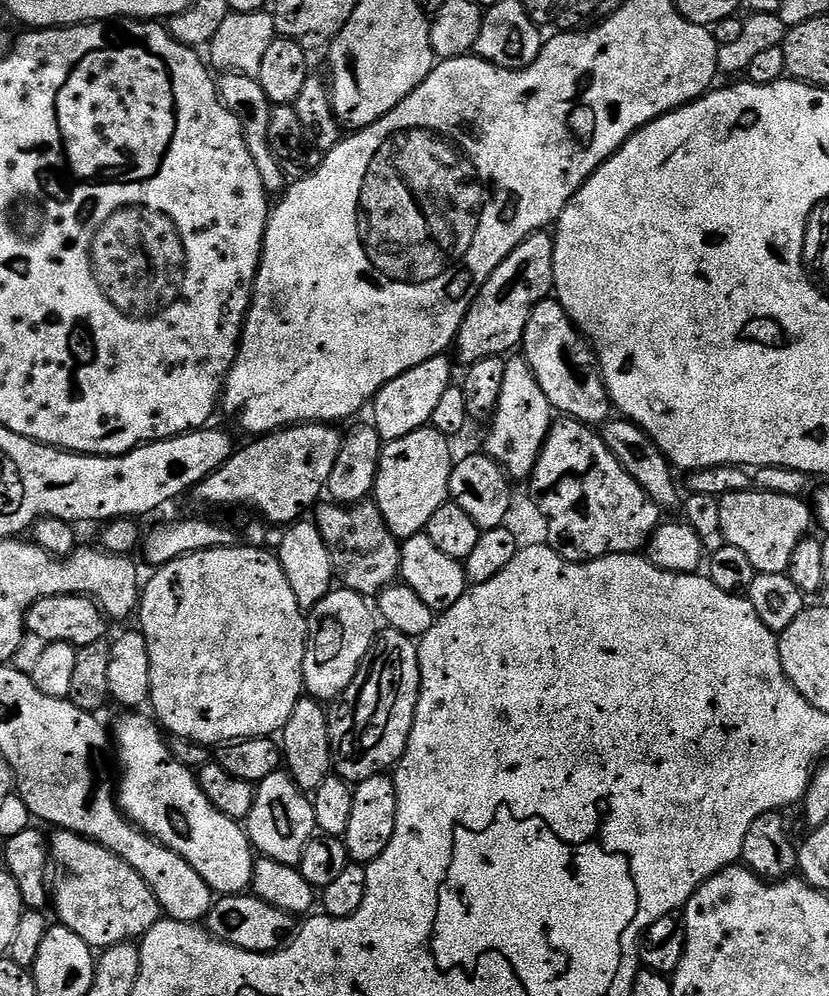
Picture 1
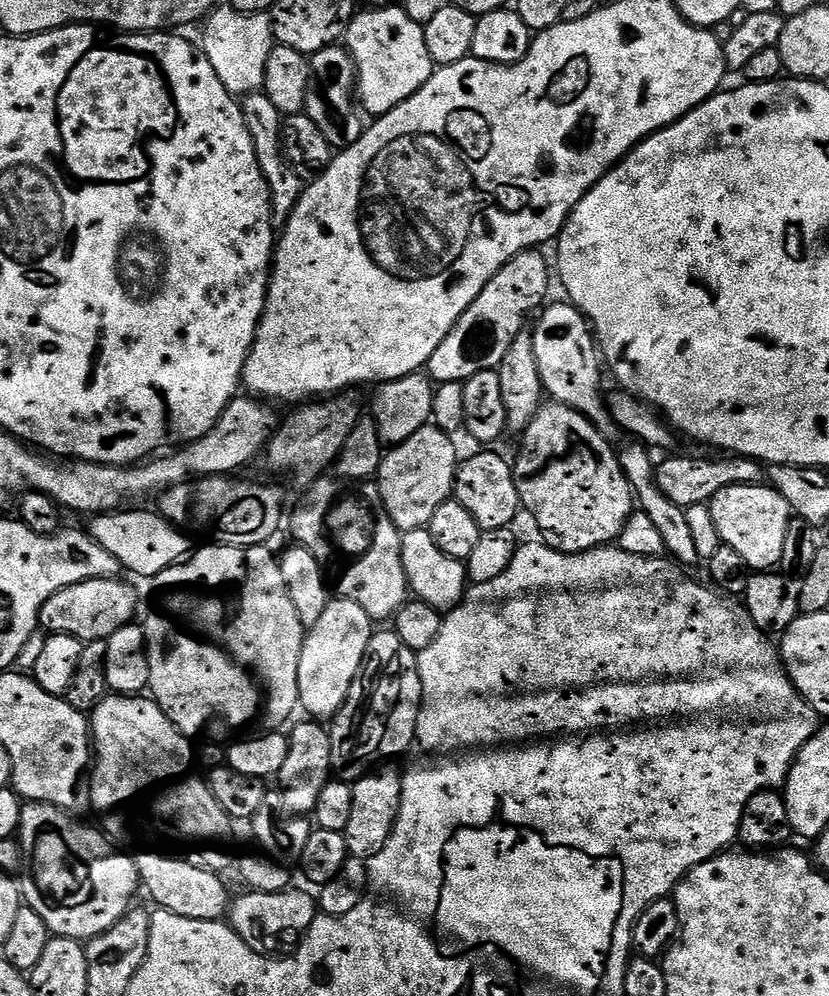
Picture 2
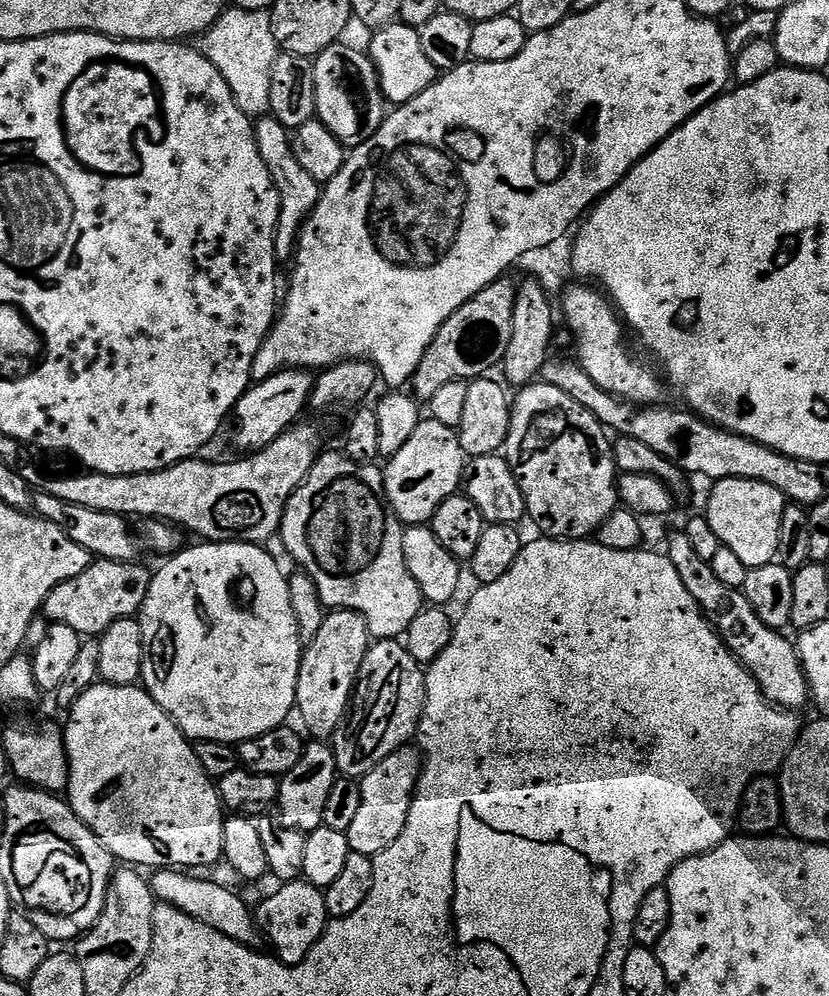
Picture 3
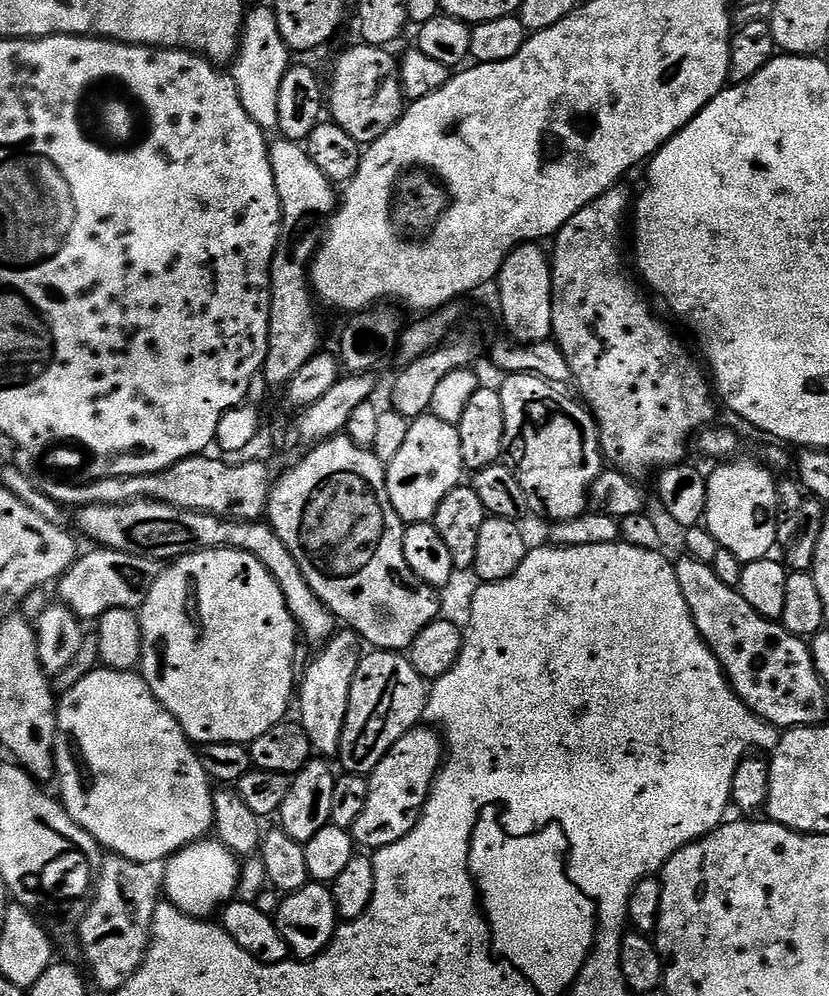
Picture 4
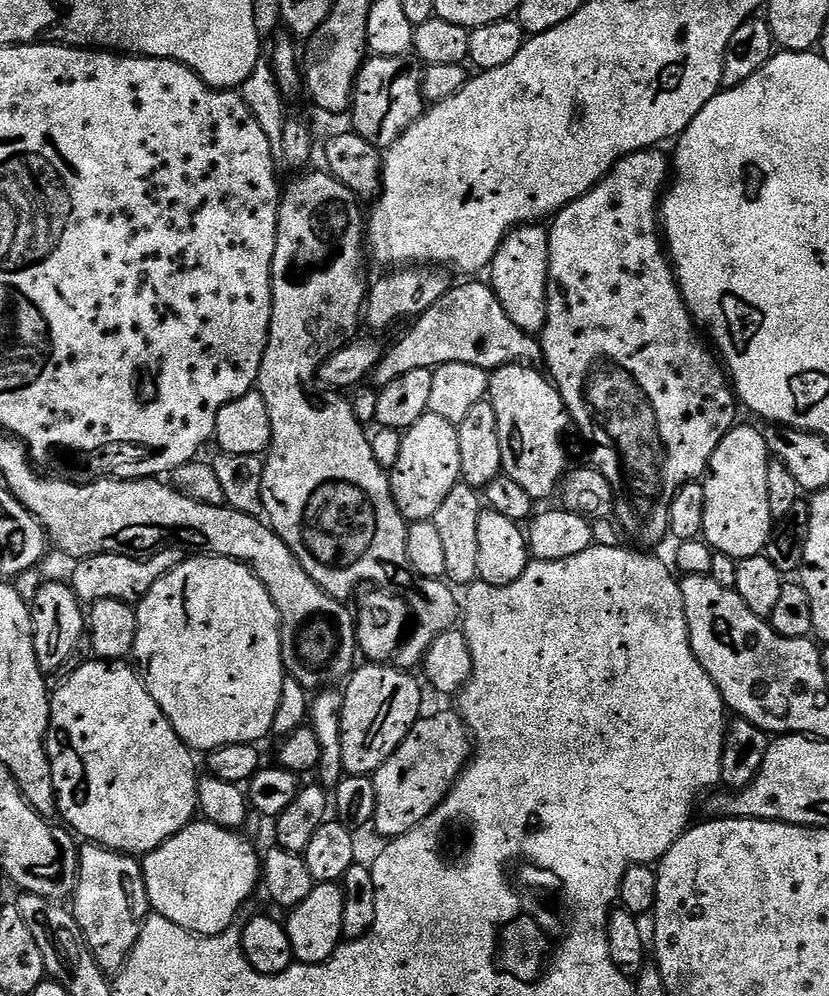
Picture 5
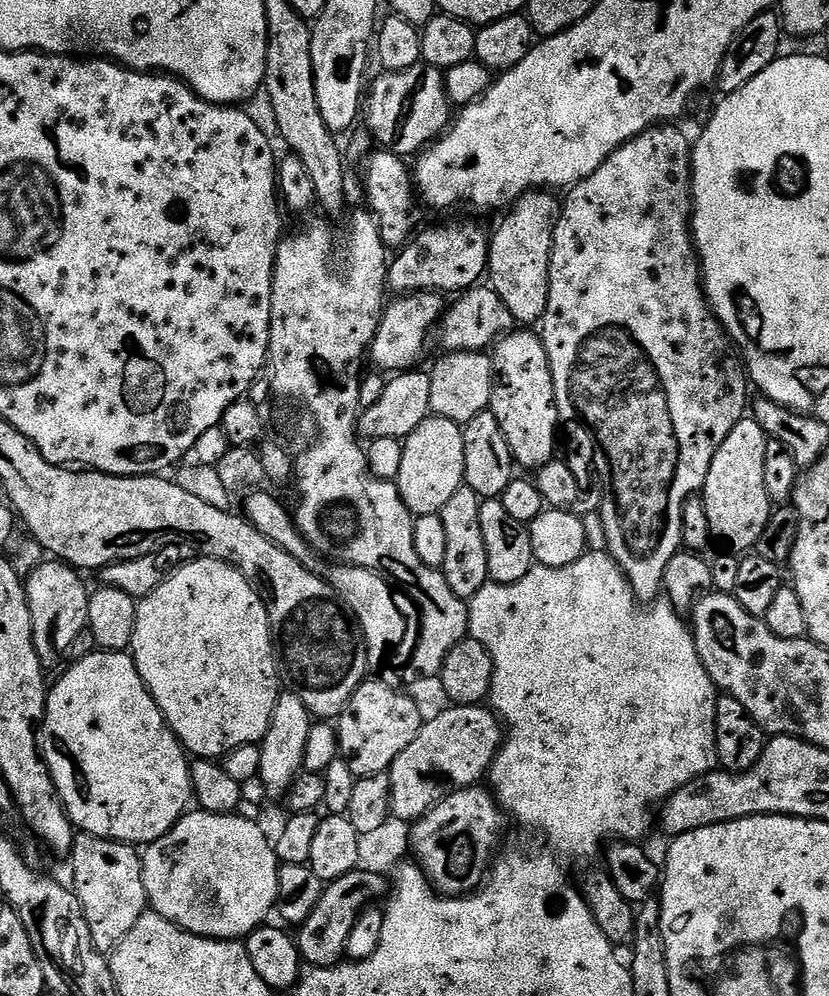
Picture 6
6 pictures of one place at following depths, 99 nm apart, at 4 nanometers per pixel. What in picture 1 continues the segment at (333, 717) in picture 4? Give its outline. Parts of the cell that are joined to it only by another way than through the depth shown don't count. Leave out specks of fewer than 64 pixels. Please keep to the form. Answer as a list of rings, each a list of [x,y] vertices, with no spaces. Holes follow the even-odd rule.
[[[340,586],[328,591],[310,611],[307,617],[308,645],[304,655],[304,691],[311,699],[335,702],[347,690],[350,682],[354,682],[378,631],[373,605],[371,608],[368,604],[371,603],[365,597]]]

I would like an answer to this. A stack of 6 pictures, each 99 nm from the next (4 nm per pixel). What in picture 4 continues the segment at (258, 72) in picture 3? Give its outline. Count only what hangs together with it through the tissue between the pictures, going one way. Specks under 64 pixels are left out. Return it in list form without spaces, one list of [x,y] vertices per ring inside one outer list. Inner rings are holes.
[[[262,6],[252,9],[245,15],[244,29],[241,32],[240,48],[232,62],[230,75],[235,82],[242,106],[265,132],[275,131],[278,124],[278,93],[281,90],[282,78],[290,67],[292,58],[290,49],[285,45],[278,30],[275,9]]]

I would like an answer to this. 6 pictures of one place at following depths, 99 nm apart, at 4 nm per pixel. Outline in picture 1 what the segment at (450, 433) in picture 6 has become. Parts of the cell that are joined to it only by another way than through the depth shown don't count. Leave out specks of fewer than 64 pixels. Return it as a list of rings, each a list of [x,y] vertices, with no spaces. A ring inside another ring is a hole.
[[[425,426],[406,434],[406,438],[389,440],[380,455],[376,475],[374,502],[397,540],[403,542],[421,535],[438,506],[449,503],[448,487],[454,463],[449,437],[437,428]]]

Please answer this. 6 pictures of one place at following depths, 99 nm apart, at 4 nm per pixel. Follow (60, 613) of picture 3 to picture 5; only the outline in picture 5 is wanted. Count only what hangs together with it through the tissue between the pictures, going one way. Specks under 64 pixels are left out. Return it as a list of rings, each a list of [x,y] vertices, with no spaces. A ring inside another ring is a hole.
[[[168,548],[164,552],[154,552],[143,558],[122,554],[85,556],[80,560],[70,587],[75,590],[77,598],[88,606],[98,600],[125,600],[128,604],[135,605],[143,600],[144,595],[154,586],[154,582],[174,571],[185,559],[185,553],[178,548]]]

